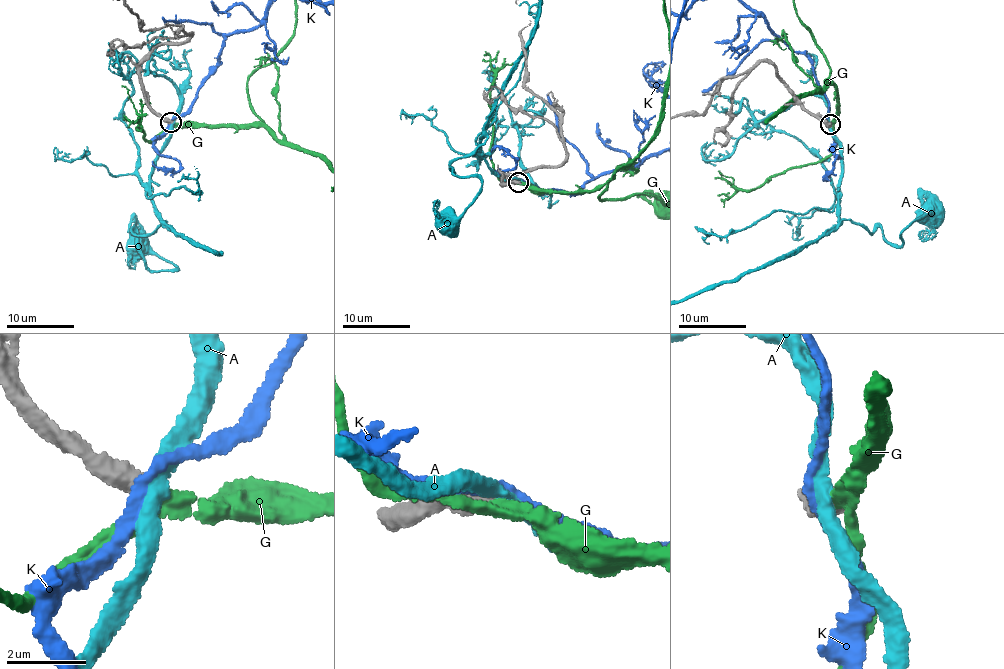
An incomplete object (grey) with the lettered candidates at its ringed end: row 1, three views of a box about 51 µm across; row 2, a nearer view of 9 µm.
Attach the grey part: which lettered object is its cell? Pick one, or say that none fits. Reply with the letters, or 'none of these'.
G

